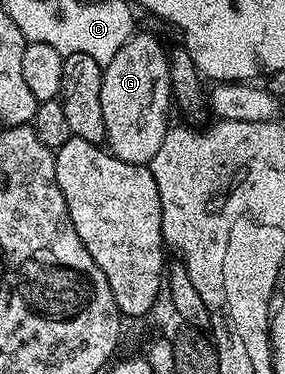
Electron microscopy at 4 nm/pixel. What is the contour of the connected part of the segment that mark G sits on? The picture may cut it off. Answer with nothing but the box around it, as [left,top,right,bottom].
[101,32,173,165]

